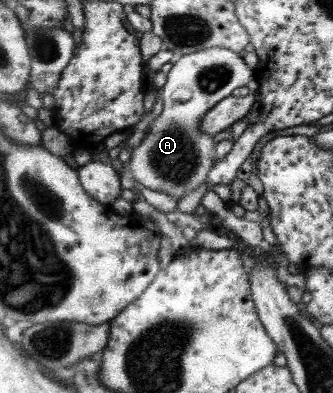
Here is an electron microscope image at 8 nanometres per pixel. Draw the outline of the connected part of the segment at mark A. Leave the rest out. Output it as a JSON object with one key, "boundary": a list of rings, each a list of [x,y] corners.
{"boundary":[[[213,47],[204,48],[199,52],[191,52],[181,56],[173,64],[166,78],[166,83],[160,89],[163,98],[163,110],[153,122],[149,123],[146,135],[139,146],[131,149],[131,157],[128,168],[135,178],[136,184],[142,184],[149,190],[160,190],[170,194],[174,198],[183,198],[189,192],[197,190],[206,182],[209,171],[214,163],[215,141],[213,136],[201,130],[201,121],[220,100],[232,94],[239,87],[249,87],[250,90],[258,90],[256,72],[243,60],[242,54],[238,54],[228,48]]]}

